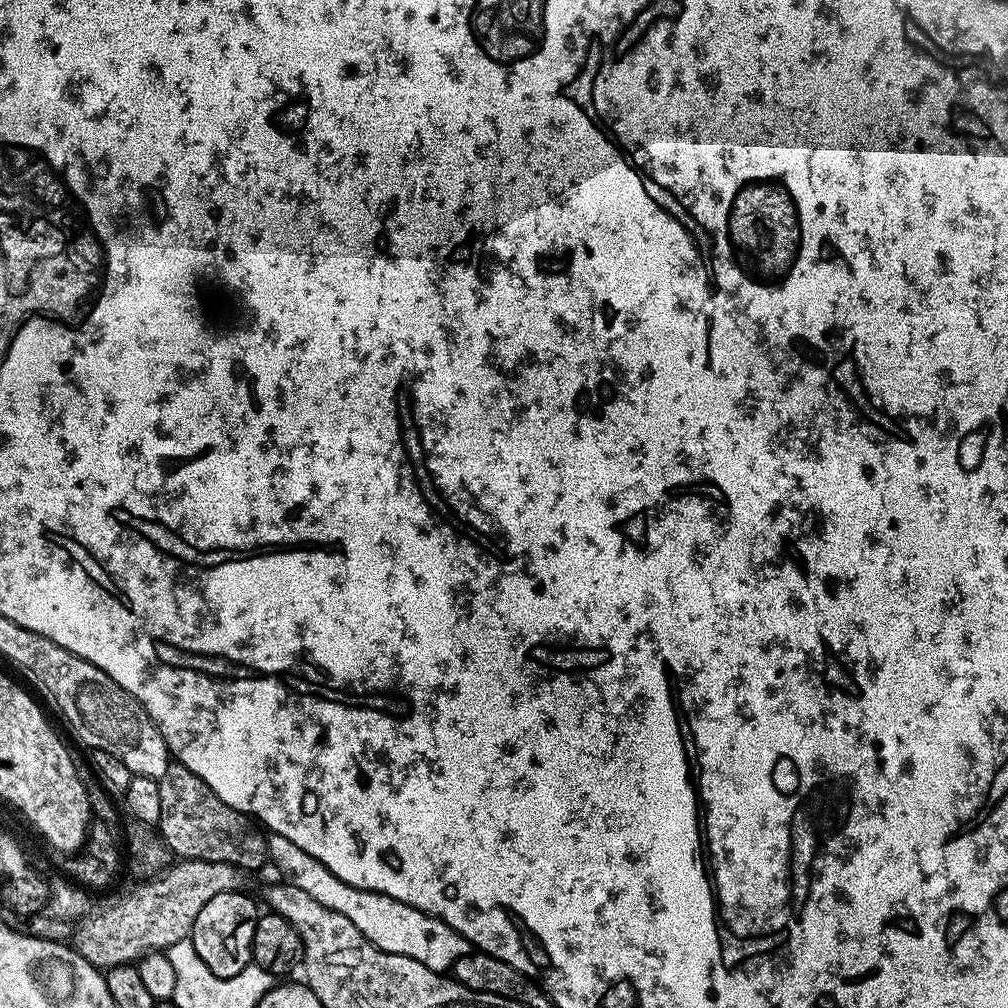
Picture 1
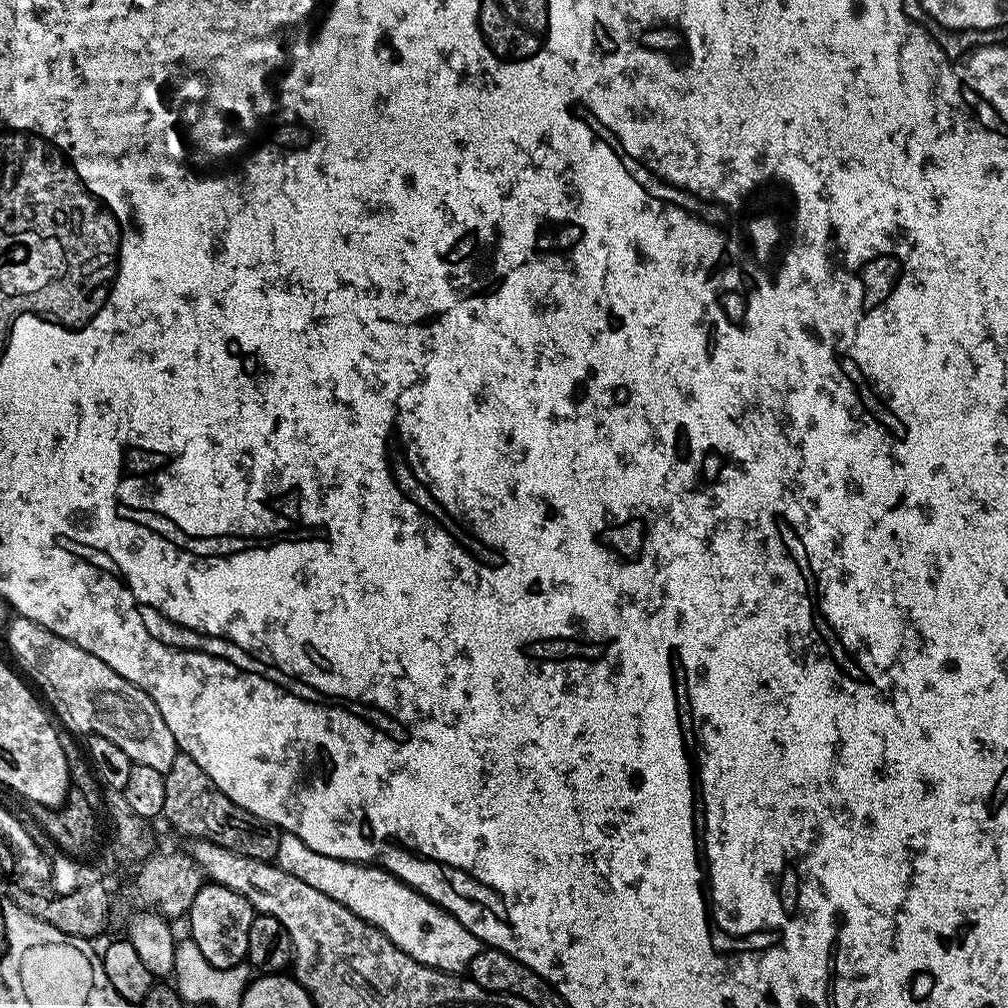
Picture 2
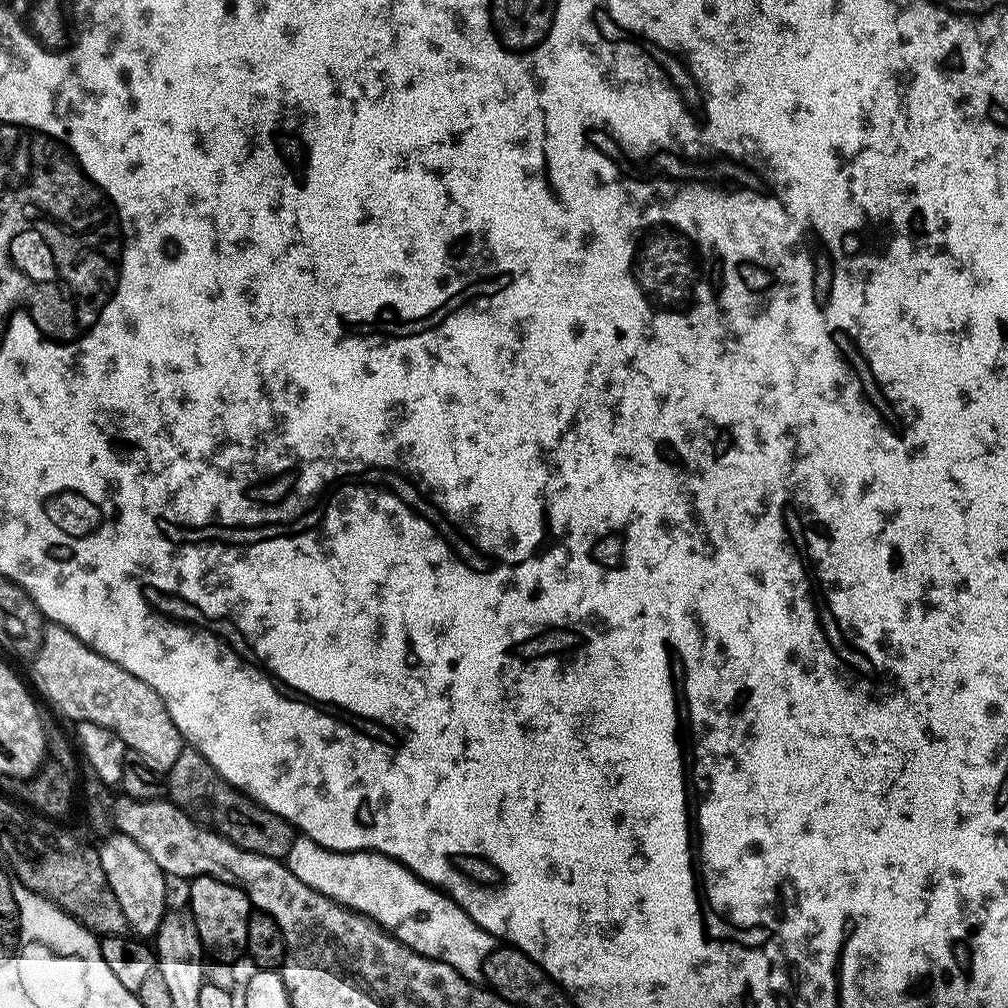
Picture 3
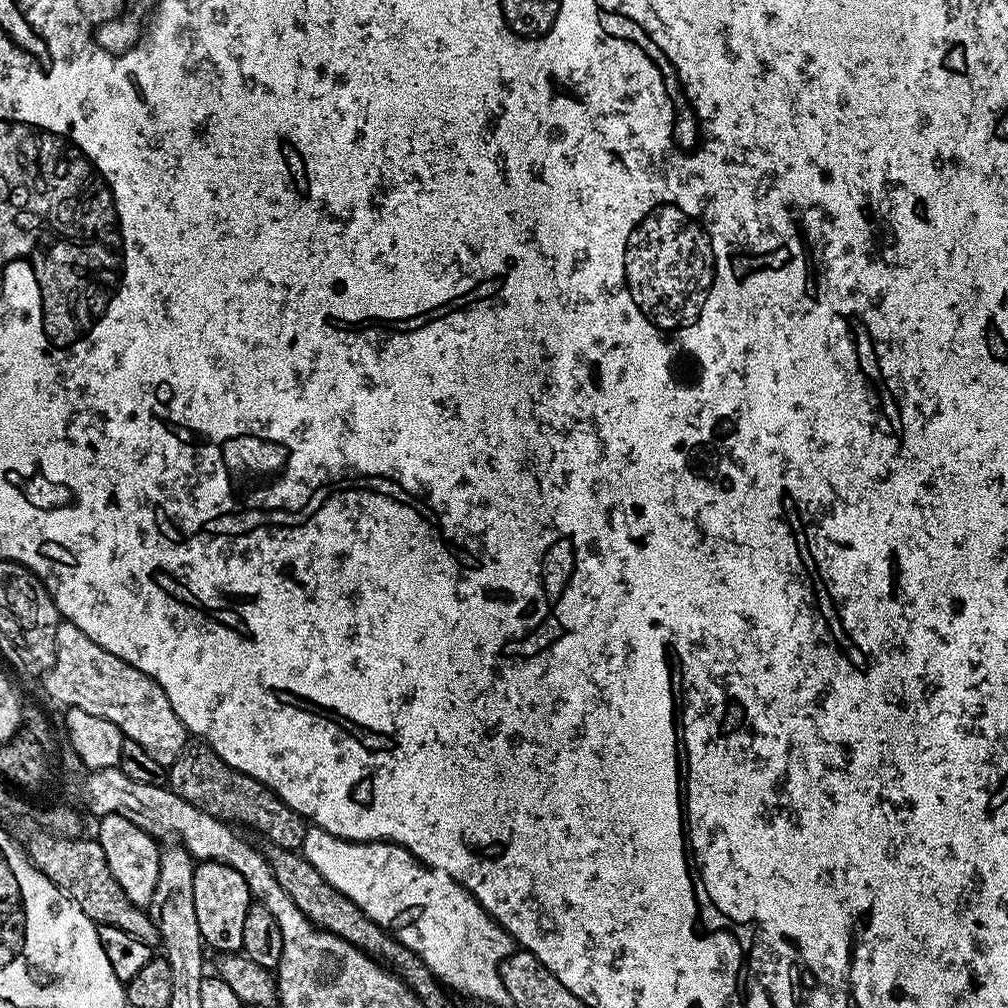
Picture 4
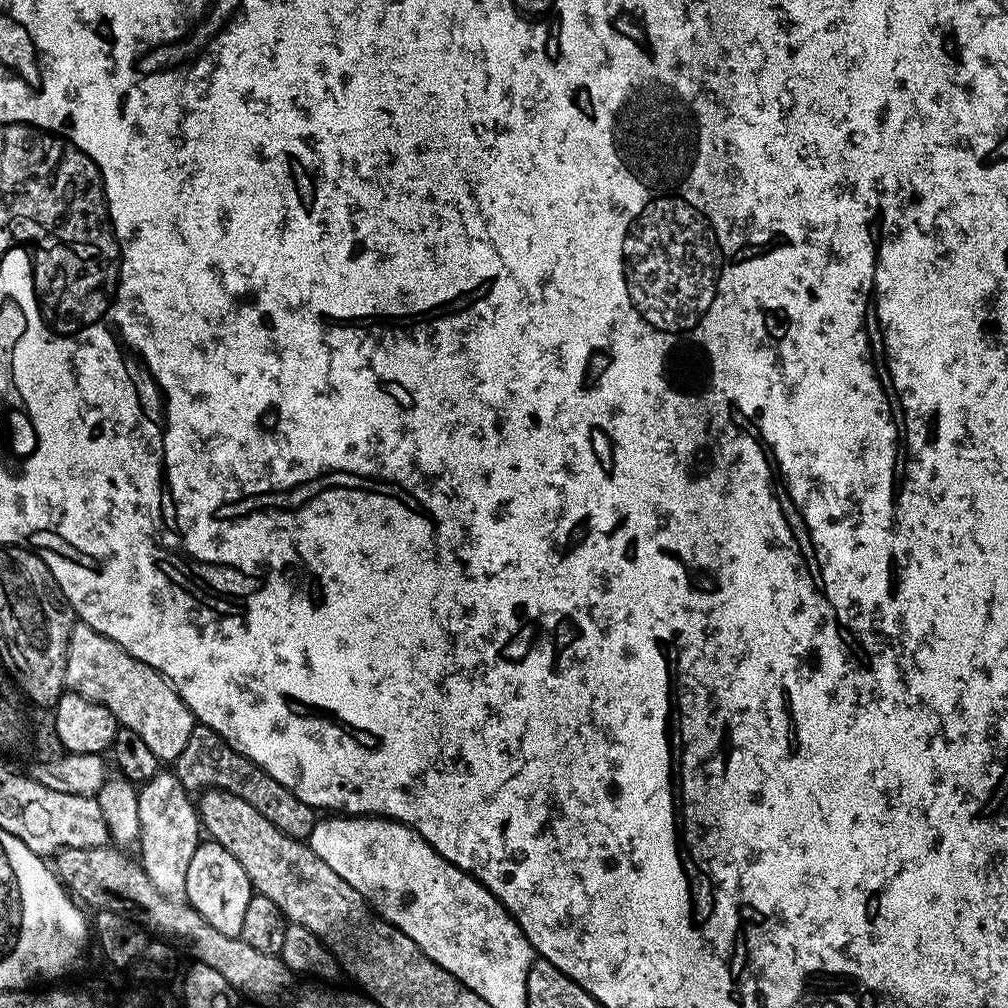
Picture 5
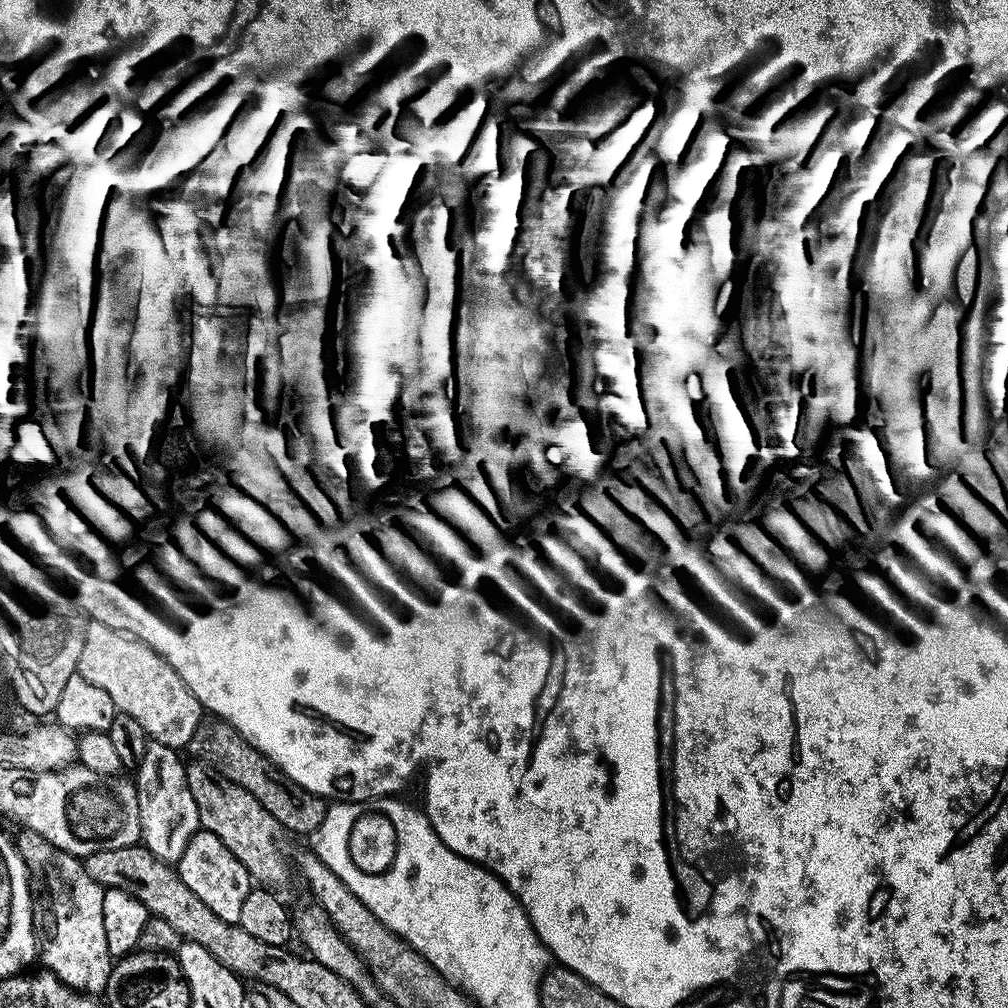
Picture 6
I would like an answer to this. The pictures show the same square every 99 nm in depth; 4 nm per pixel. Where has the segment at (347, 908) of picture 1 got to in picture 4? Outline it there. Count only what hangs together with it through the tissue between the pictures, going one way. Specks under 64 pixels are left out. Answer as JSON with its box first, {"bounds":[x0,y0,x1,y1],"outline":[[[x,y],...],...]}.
{"bounds":[302,826,514,1004],"outline":[[[312,826],[309,827],[306,838],[304,839],[304,847],[302,855],[305,860],[310,862],[310,866],[314,866],[314,870],[318,870],[318,874],[322,874],[322,878],[326,878],[326,882],[330,886],[334,886],[334,890],[338,890],[350,898],[350,902],[358,905],[364,913],[371,918],[371,920],[378,925],[379,928],[390,932],[402,946],[406,946],[413,954],[420,957],[420,961],[427,966],[436,977],[437,981],[443,982],[449,989],[457,988],[460,992],[465,992],[468,996],[473,996],[476,1000],[485,1000],[488,1004],[505,1004],[509,1003],[508,991],[502,982],[502,974],[500,973],[500,963],[508,959],[514,951],[514,941],[510,933],[504,928],[501,928],[491,916],[485,913],[484,907],[471,896],[465,888],[463,888],[457,880],[452,880],[446,873],[439,872],[433,868],[427,868],[426,865],[421,864],[416,857],[411,856],[406,849],[400,844],[385,842],[382,840],[370,840],[367,842],[357,842],[355,840],[339,840],[334,834],[330,834],[326,830]]]}

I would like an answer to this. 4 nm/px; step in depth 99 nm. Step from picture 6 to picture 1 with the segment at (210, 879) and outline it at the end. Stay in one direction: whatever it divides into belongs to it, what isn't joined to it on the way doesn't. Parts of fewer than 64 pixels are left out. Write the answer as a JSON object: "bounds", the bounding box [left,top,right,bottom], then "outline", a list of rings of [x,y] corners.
{"bounds":[191,891,258,978],"outline":[[[243,891],[218,894],[202,906],[192,927],[191,941],[198,958],[215,976],[230,978],[252,963],[254,926],[258,919],[256,904]]]}

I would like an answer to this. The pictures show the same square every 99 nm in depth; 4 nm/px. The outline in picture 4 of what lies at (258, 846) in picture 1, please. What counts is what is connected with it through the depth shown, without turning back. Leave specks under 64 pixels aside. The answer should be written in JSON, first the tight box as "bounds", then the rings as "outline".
{"bounds":[166,738,309,850],"outline":[[[195,738],[189,739],[182,754],[174,758],[174,762],[167,765],[166,784],[178,798],[190,802],[190,806],[198,806],[206,814],[225,822],[237,820],[248,828],[253,828],[260,836],[265,836],[273,848],[290,848],[300,850],[304,847],[304,839],[309,825],[303,816],[298,815],[293,808],[286,806],[274,790],[270,790],[258,778],[250,778],[250,774],[242,774],[234,770],[210,745]]]}

